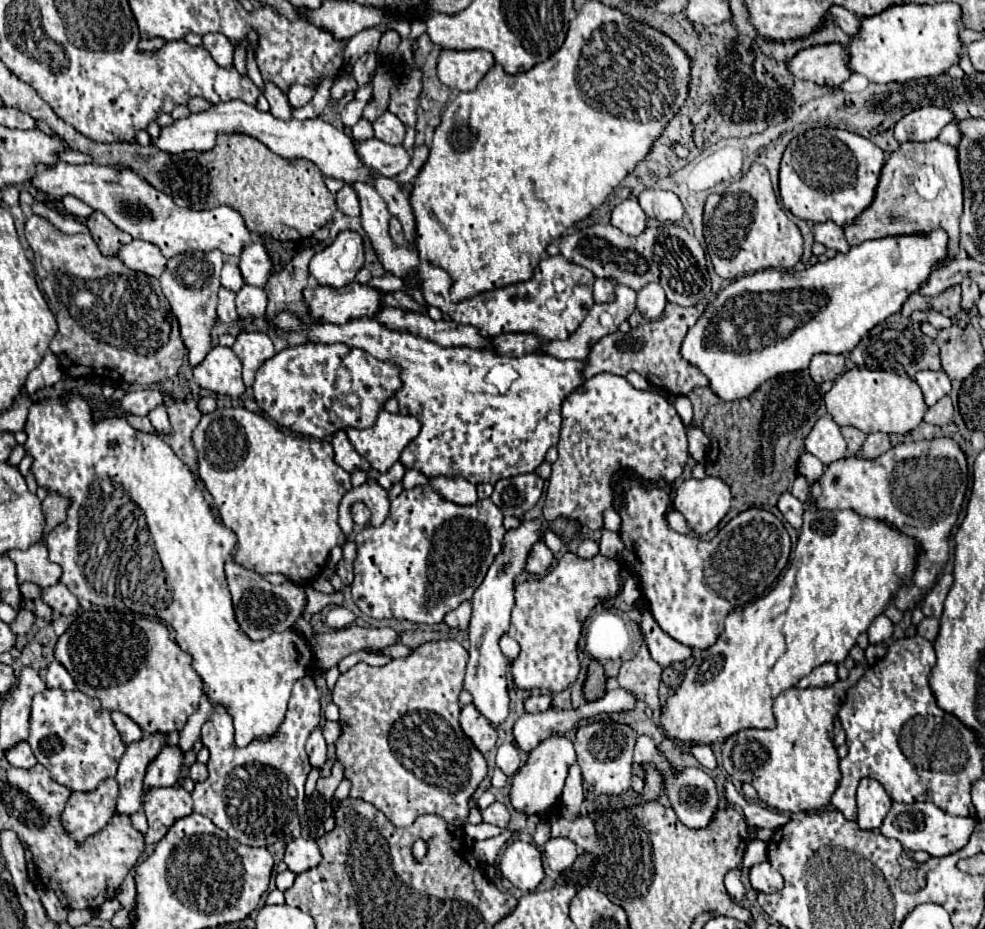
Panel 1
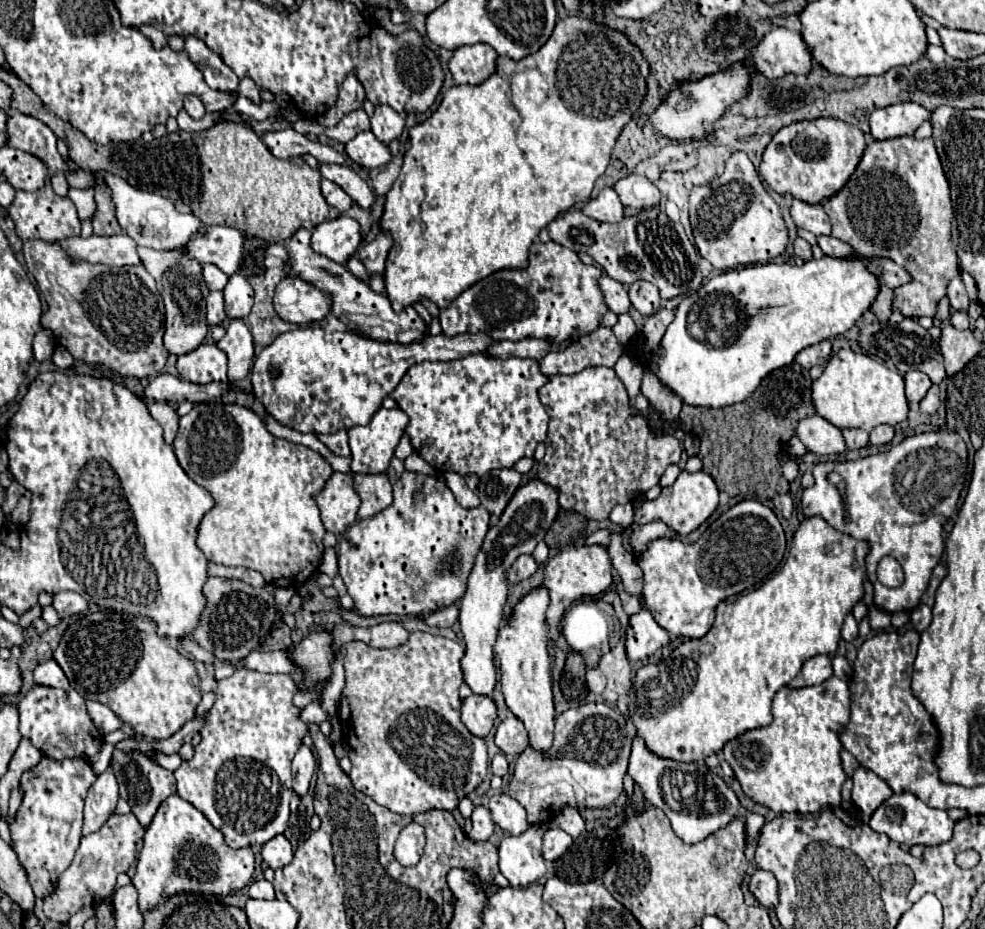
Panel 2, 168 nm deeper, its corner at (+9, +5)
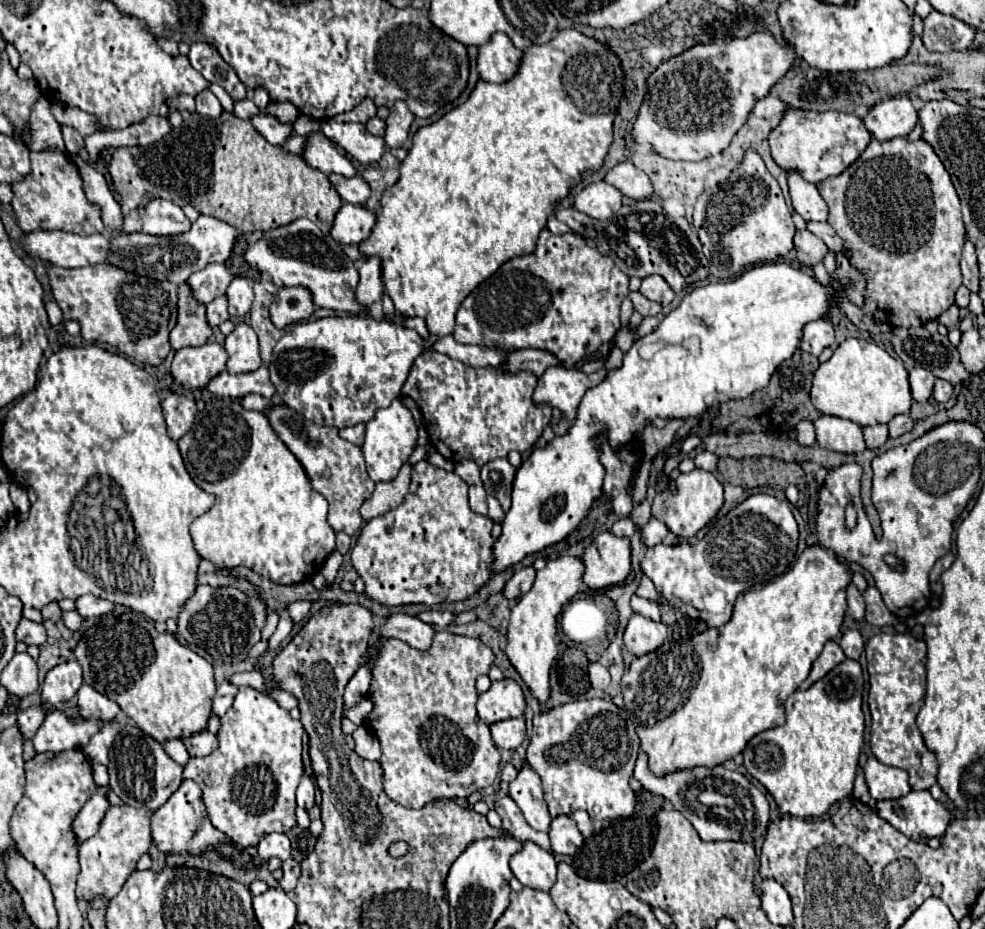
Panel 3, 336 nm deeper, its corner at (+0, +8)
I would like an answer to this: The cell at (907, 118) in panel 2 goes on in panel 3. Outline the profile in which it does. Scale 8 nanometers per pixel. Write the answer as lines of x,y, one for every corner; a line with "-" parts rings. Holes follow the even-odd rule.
888,98
870,110
870,114
864,118
864,124
880,142
896,136
908,136
918,124
918,110
910,98

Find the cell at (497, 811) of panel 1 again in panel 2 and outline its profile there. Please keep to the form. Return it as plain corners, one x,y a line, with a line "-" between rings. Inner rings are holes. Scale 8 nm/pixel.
497,793
489,799
489,811
493,815
493,821
511,835
521,835
529,827
527,813
521,803
505,793

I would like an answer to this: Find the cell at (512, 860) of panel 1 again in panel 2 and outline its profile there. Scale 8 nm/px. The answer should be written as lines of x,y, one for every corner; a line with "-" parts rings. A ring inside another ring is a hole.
531,825
525,833
513,837
507,835
499,845
499,869
507,877
513,887
527,887
545,875
545,861
541,857
541,843
543,843
545,829
541,825

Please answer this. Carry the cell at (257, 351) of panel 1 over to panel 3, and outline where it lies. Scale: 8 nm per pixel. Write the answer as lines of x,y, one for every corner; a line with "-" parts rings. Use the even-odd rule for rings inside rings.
236,324
236,328
226,336
224,348
228,352
226,370
230,374
254,372
262,366
258,336
248,324

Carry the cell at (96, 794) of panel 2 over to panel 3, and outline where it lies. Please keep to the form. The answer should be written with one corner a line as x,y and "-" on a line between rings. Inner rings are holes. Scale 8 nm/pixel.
98,786
94,796
78,812
78,816
74,820
74,832
78,836
78,842
84,842
98,832
102,818
106,816
106,812
110,808
108,792
110,792
110,786

